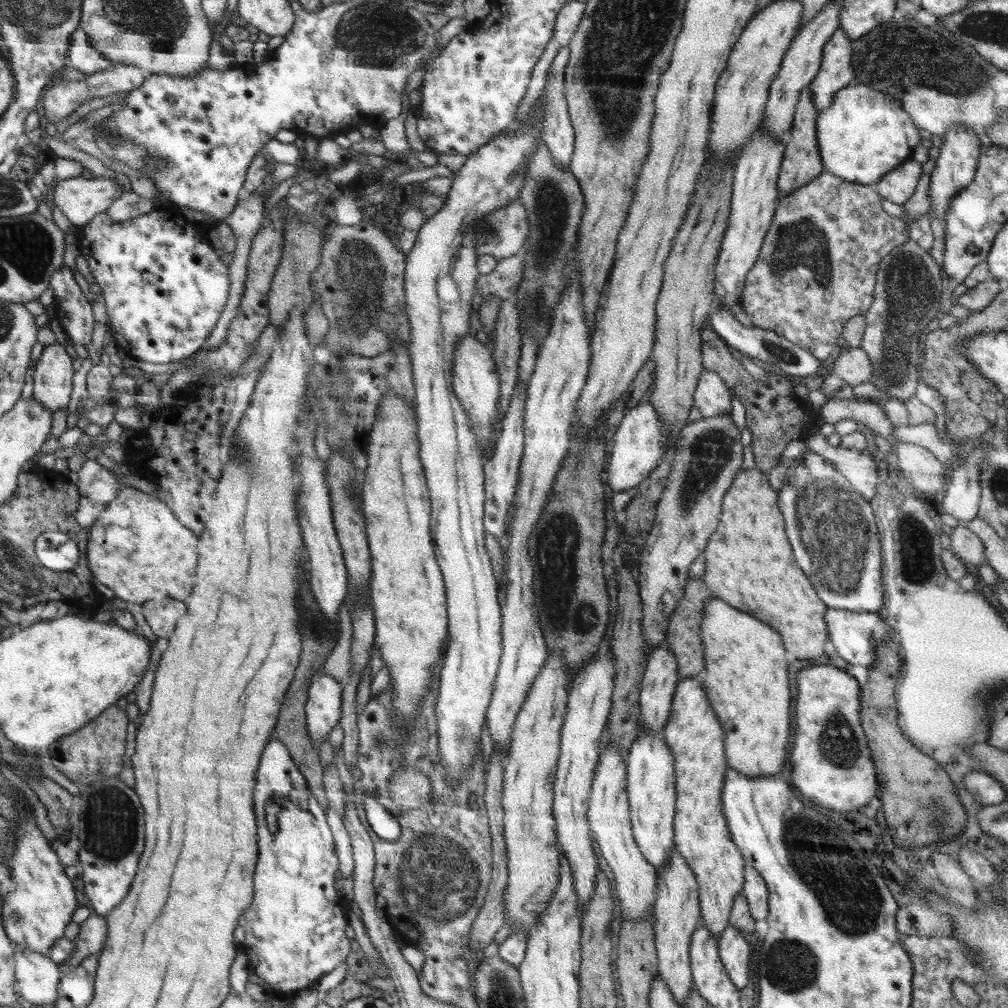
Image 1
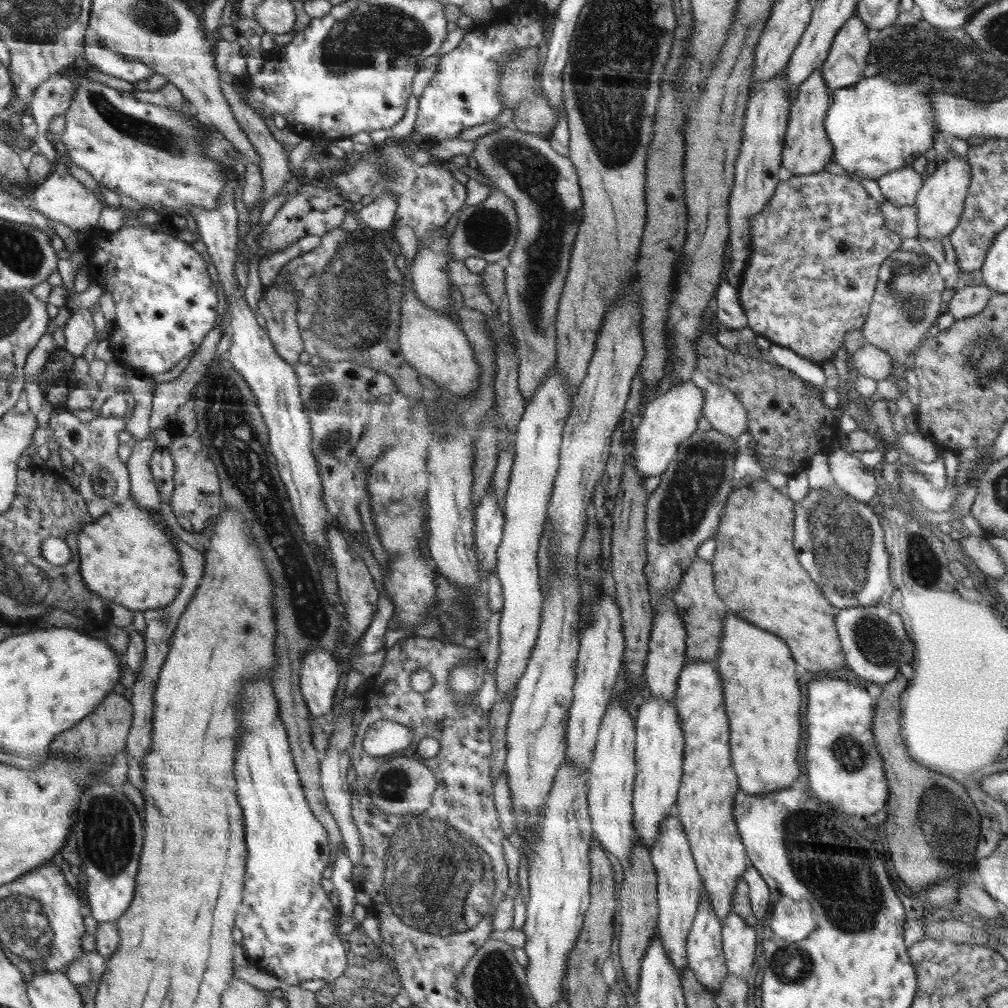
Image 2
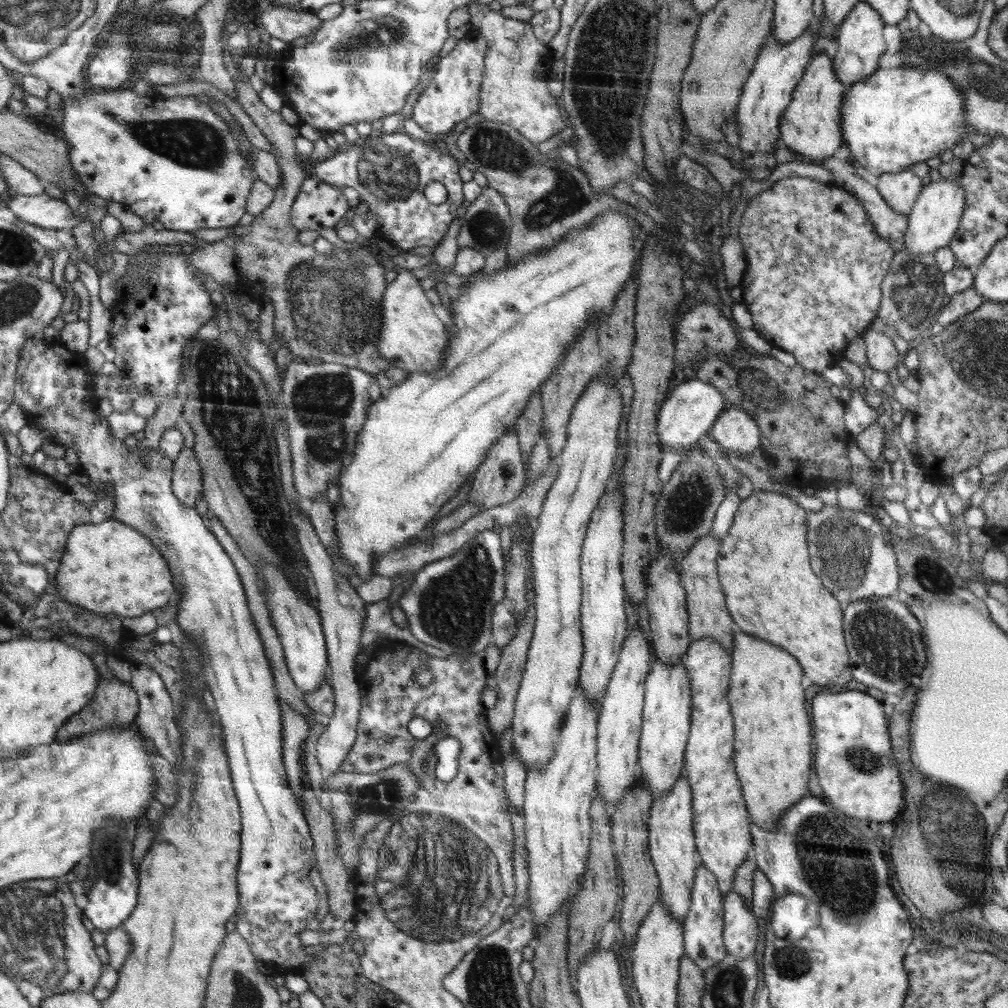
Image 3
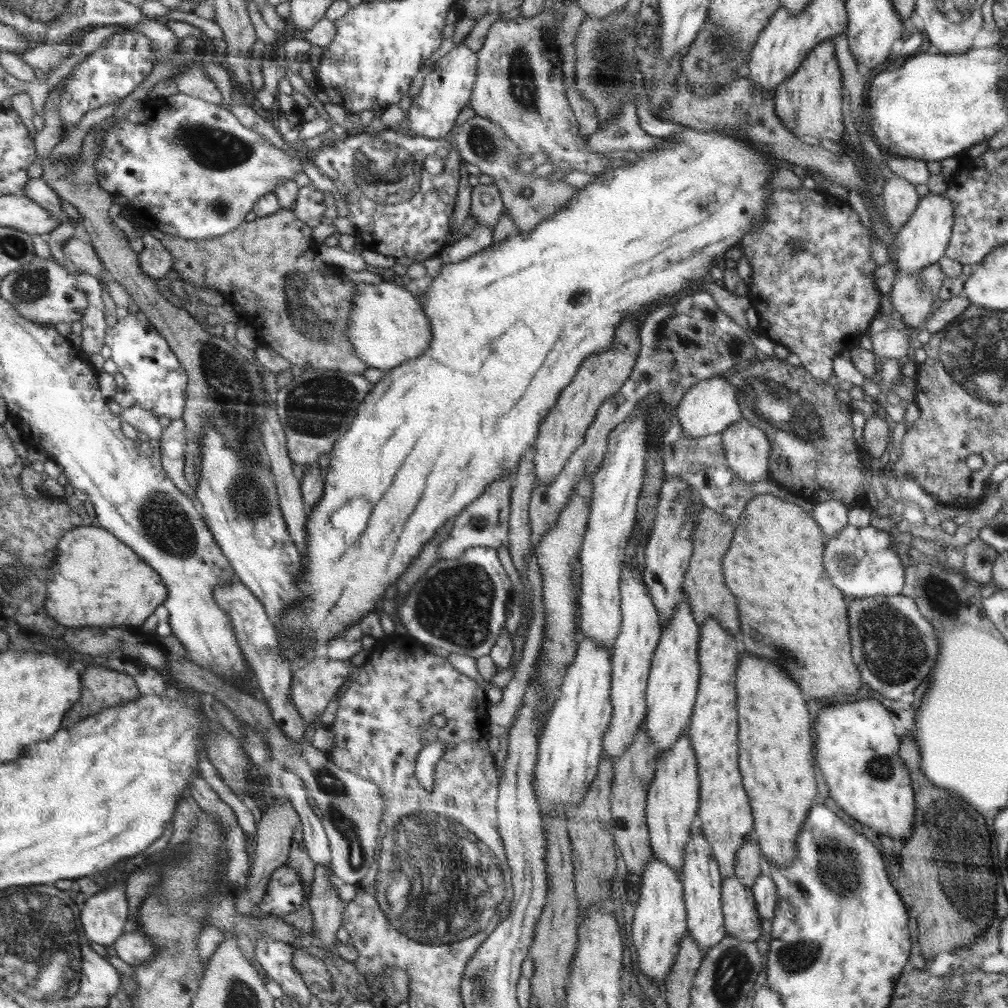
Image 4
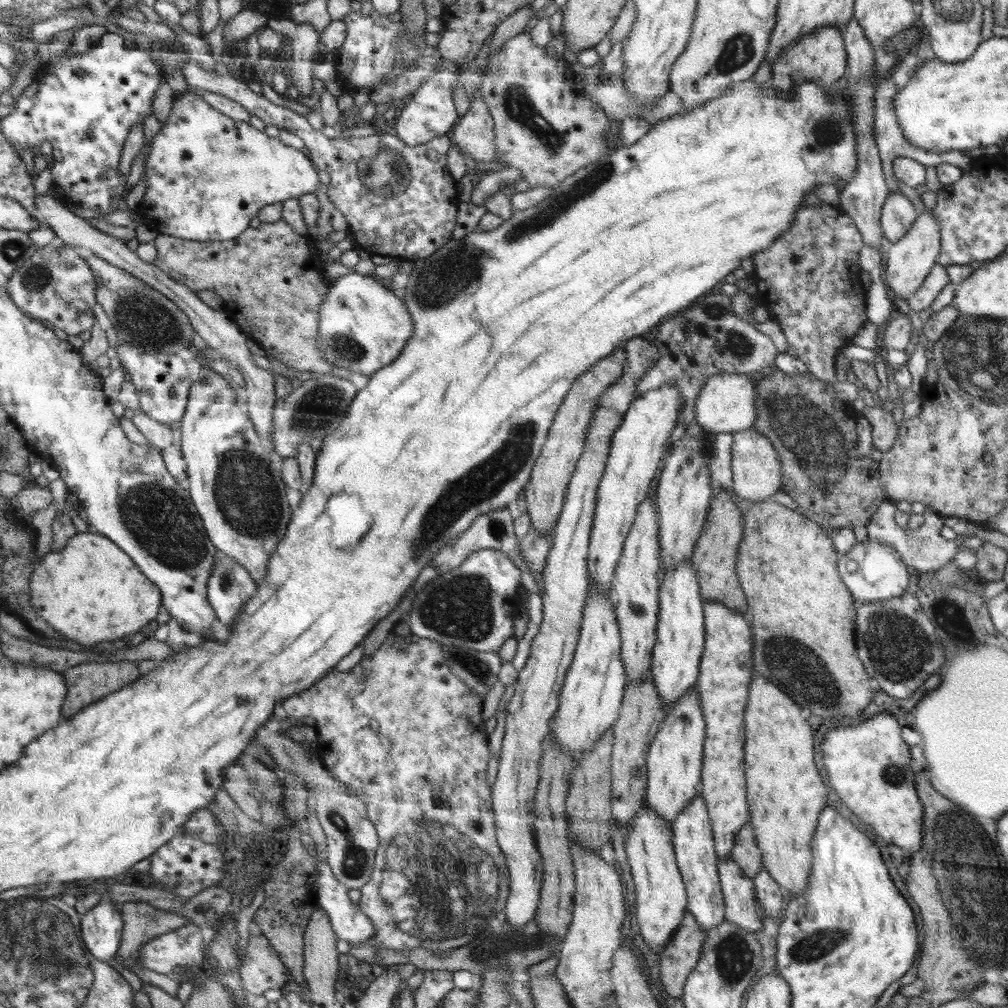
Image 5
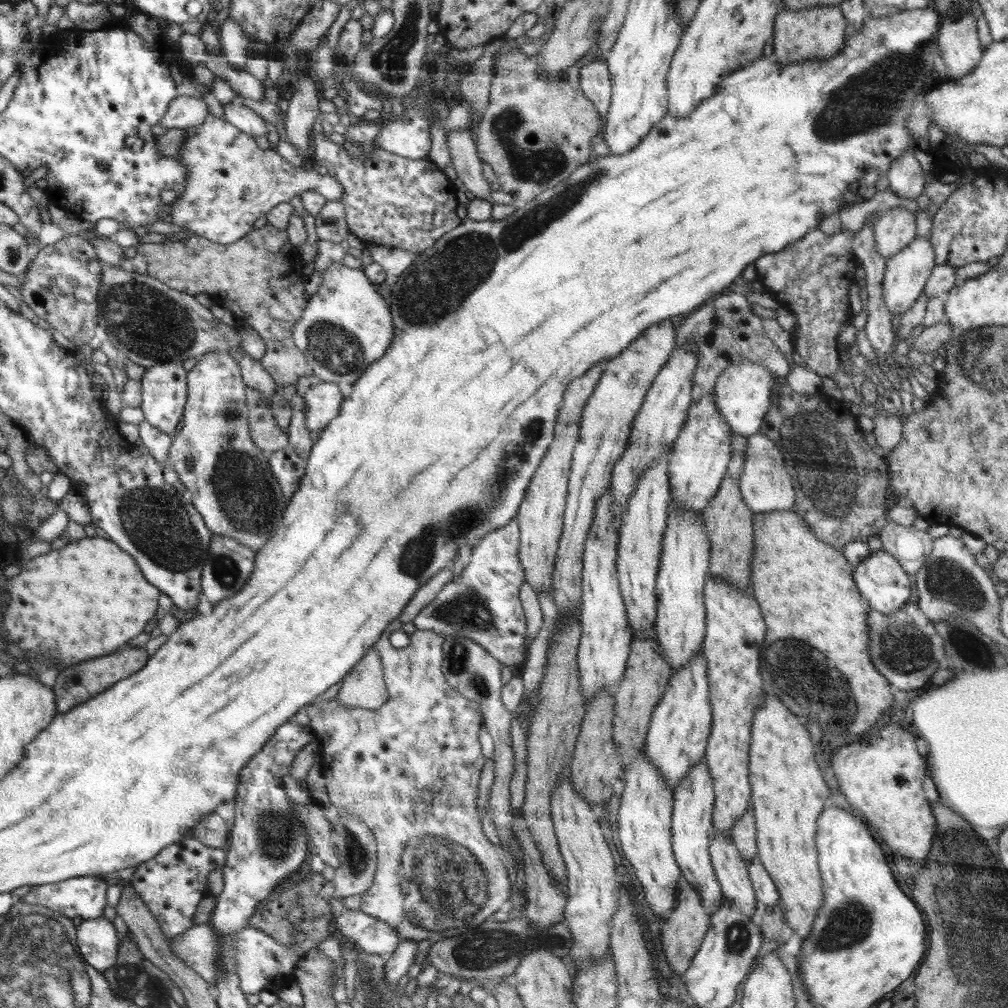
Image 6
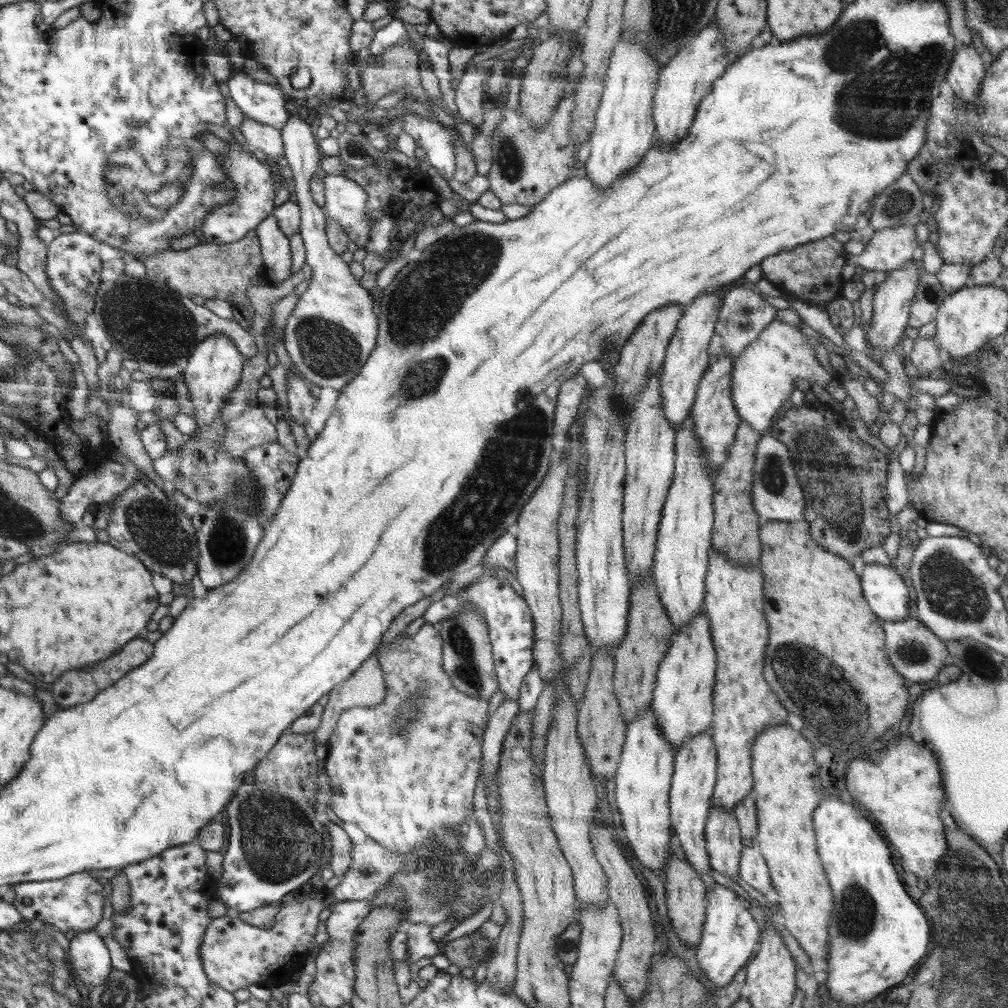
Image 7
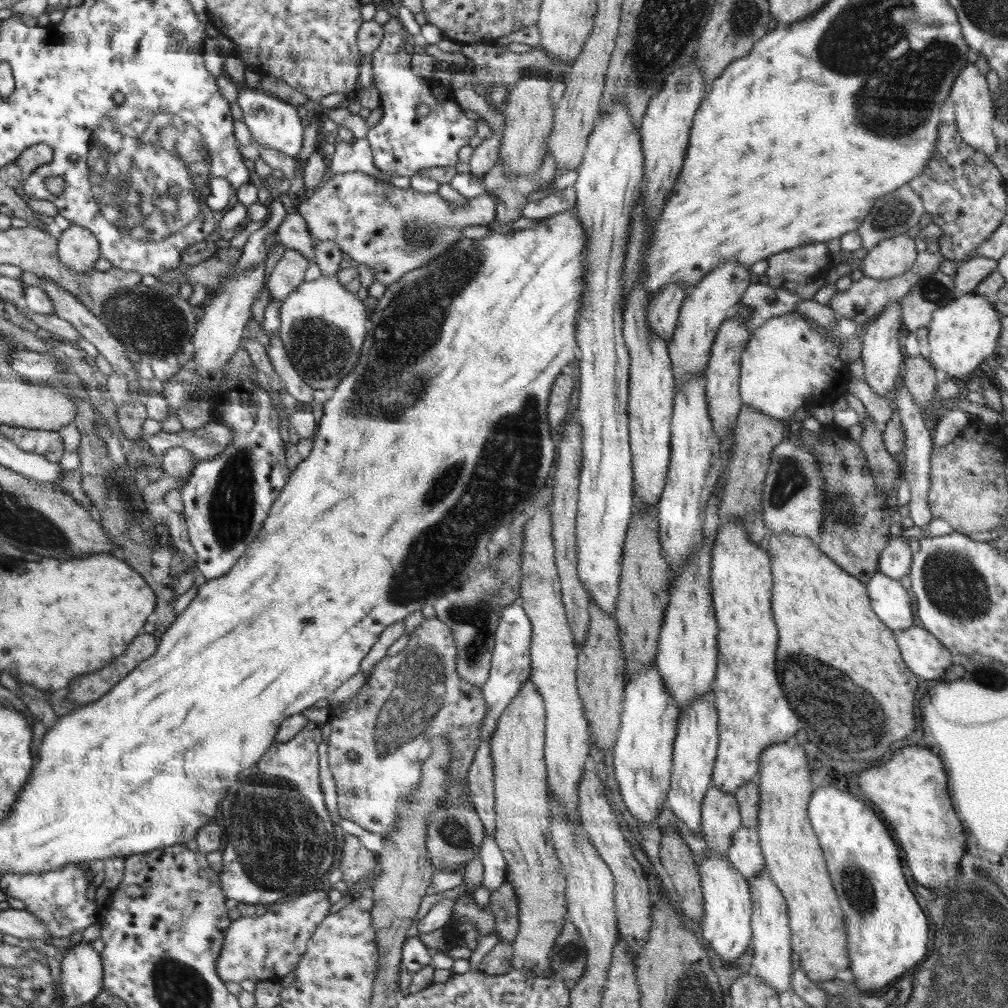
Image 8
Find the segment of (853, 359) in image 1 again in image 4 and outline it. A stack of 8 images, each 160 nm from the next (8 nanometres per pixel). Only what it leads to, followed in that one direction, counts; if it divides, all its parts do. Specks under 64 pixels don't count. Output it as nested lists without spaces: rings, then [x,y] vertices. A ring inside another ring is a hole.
[[[890,328],[879,333],[868,334],[872,342],[872,352],[879,361],[884,359],[901,359],[908,354],[910,342],[902,331]]]

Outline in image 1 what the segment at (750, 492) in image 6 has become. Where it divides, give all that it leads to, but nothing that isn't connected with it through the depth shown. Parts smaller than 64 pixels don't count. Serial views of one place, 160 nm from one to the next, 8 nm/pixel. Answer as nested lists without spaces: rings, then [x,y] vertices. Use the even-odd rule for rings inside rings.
[[[703,369],[693,394],[693,405],[703,417],[727,415],[732,410],[731,390],[721,376]]]

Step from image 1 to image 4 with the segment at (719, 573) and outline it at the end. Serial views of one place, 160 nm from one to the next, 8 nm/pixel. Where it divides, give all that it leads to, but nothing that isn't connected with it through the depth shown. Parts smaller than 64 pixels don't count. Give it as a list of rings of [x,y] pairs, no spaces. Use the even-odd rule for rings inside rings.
[[[761,494],[751,498],[744,507],[744,510],[740,513],[738,522],[739,523],[735,525],[732,542],[727,548],[726,554],[723,556],[722,569],[726,584],[738,604],[739,629],[742,630],[742,634],[744,635],[743,642],[746,652],[750,655],[758,656],[758,658],[766,658],[766,660],[776,662],[776,664],[780,664],[782,668],[786,668],[786,670],[790,672],[790,676],[796,680],[796,684],[800,684],[802,692],[806,692],[806,694],[804,694],[804,700],[812,700],[812,698],[816,698],[816,700],[822,700],[822,698],[842,698],[842,696],[846,696],[846,694],[858,692],[857,690],[862,687],[864,682],[860,674],[858,674],[858,668],[852,664],[852,658],[850,658],[851,640],[850,636],[848,636],[848,624],[850,624],[850,622],[848,622],[848,616],[846,616],[849,600],[830,582],[826,571],[824,571],[823,530],[801,506],[789,503],[773,494]]]

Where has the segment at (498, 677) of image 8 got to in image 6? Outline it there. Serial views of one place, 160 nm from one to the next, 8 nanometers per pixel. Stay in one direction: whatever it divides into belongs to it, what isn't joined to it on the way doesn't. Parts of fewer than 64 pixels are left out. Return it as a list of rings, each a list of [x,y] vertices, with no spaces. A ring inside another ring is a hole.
[[[514,518],[506,526],[478,540],[472,548],[470,562],[460,576],[446,583],[438,596],[412,620],[418,630],[474,641],[495,656],[496,660],[508,665],[513,676],[520,675],[528,654],[524,646],[528,628],[519,600],[519,591],[525,582],[519,557],[519,534],[519,524]]]

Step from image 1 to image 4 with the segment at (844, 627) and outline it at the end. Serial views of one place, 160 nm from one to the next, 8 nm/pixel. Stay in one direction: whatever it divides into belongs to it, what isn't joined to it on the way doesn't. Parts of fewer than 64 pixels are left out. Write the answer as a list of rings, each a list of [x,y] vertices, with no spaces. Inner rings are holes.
[[[902,593],[850,599],[847,609],[852,660],[860,668],[863,682],[891,700],[914,692],[938,658],[936,631],[924,616],[918,614],[914,599]]]

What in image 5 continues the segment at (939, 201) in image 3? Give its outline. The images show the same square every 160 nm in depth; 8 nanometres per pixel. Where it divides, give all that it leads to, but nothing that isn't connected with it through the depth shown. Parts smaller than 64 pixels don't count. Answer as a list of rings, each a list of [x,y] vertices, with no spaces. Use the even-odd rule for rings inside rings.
[[[926,209],[917,217],[912,228],[890,246],[886,260],[886,284],[904,300],[909,299],[921,287],[923,280],[937,263],[940,247],[941,232],[938,220],[932,209]]]

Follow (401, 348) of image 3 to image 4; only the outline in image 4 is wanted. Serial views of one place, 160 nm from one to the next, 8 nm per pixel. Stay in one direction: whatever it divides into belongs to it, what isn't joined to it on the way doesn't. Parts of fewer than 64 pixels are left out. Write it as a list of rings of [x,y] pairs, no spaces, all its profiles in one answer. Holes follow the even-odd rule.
[[[385,280],[378,285],[357,282],[352,306],[345,335],[354,347],[356,358],[360,358],[366,366],[387,372],[428,350],[432,340],[428,317],[420,303],[404,287]]]

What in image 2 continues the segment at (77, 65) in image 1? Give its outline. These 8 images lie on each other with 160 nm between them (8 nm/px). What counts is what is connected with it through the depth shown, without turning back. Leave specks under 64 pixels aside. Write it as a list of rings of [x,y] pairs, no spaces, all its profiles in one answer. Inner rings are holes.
[[[91,28],[87,29],[86,40],[79,54],[88,62],[89,68],[134,84],[147,80],[155,73],[143,61],[130,59],[106,48]]]

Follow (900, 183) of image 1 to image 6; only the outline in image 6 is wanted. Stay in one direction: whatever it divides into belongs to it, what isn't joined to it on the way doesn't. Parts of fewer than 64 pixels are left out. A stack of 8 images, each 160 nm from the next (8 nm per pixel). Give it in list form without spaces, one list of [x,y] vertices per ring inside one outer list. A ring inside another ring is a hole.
[[[893,207],[874,222],[876,250],[888,260],[906,248],[916,237],[916,217],[908,208]]]

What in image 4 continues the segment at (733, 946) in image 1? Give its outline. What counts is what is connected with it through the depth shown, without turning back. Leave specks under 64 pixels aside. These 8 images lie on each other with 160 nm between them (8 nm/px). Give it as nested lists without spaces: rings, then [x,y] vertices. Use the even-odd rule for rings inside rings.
[[[732,875],[721,886],[723,921],[726,932],[738,940],[755,942],[761,933],[762,919],[753,892]]]

